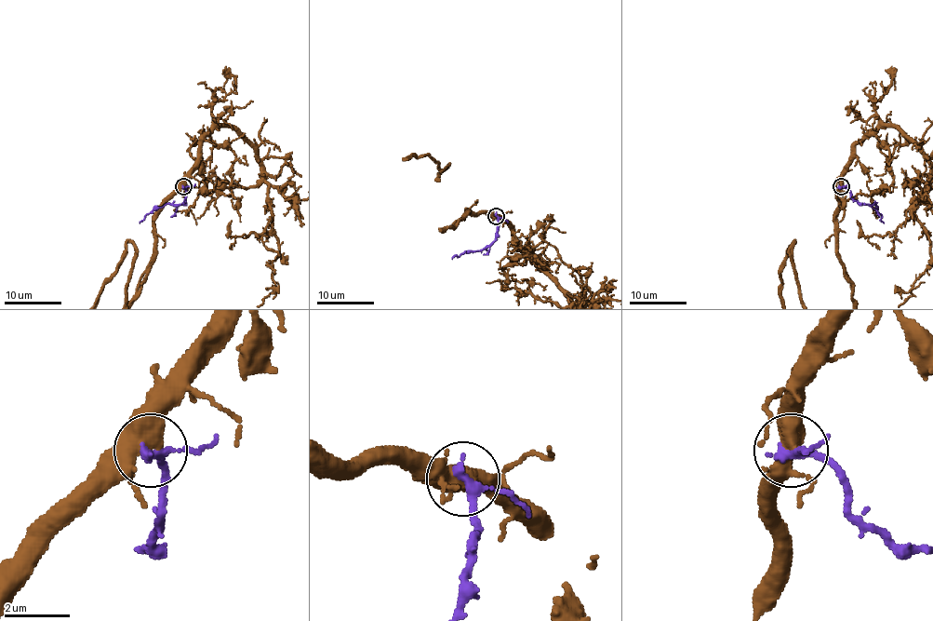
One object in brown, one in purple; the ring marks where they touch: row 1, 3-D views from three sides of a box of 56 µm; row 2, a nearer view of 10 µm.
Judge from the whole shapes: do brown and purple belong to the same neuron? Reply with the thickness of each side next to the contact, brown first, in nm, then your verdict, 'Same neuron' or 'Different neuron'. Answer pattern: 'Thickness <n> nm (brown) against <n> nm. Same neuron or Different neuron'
Thickness 420 nm (brown) against 240 nm. Different neuron

